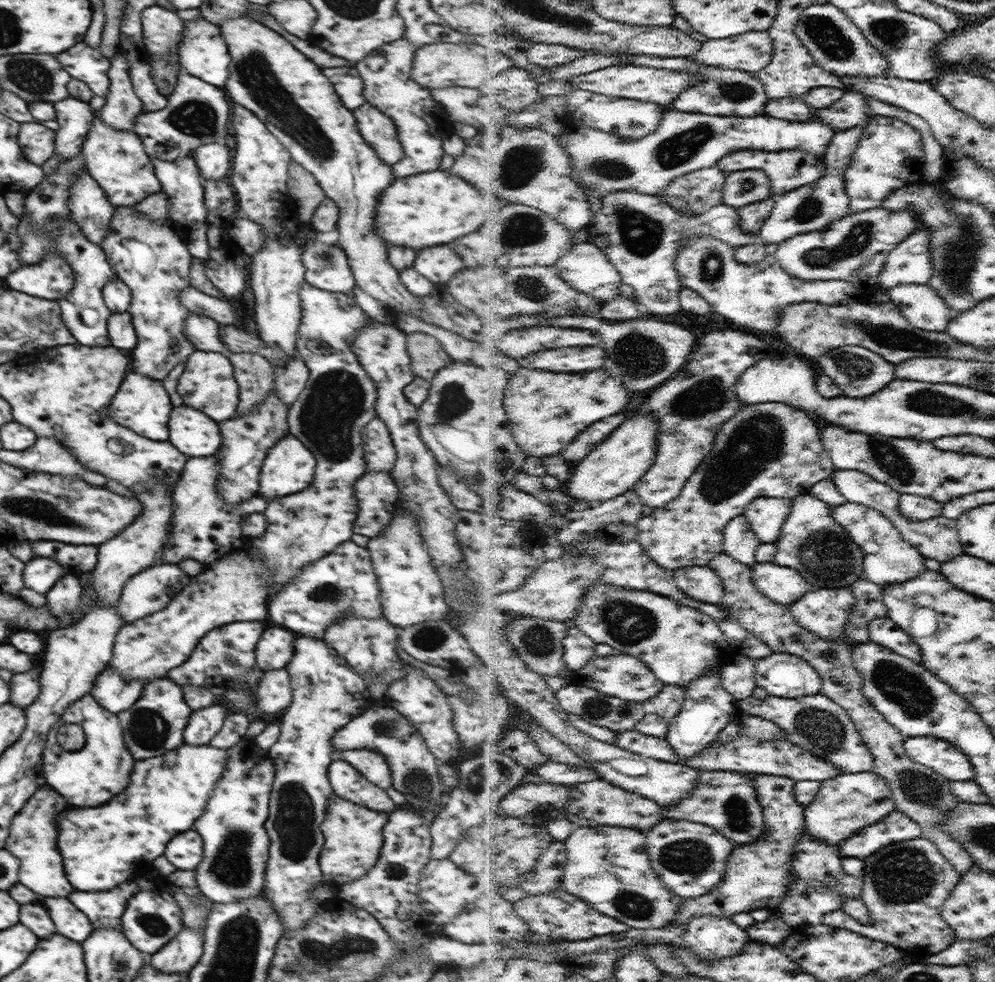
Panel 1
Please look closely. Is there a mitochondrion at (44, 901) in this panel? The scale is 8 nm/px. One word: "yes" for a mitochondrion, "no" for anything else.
no

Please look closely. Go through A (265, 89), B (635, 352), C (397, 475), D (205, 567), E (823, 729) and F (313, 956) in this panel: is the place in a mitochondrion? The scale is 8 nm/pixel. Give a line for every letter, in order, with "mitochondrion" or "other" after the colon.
A: mitochondrion
B: mitochondrion
C: other
D: other
E: mitochondrion
F: mitochondrion

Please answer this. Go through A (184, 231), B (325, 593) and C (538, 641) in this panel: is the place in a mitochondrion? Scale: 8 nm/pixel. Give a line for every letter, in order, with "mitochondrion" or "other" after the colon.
A: other
B: mitochondrion
C: mitochondrion

